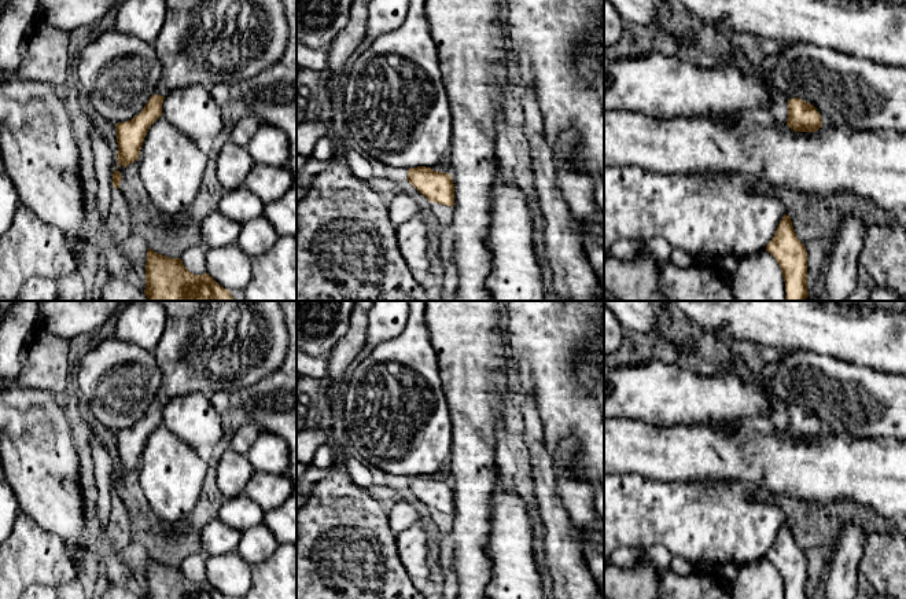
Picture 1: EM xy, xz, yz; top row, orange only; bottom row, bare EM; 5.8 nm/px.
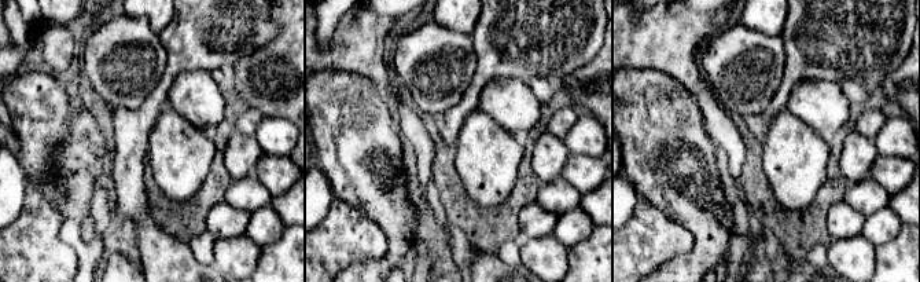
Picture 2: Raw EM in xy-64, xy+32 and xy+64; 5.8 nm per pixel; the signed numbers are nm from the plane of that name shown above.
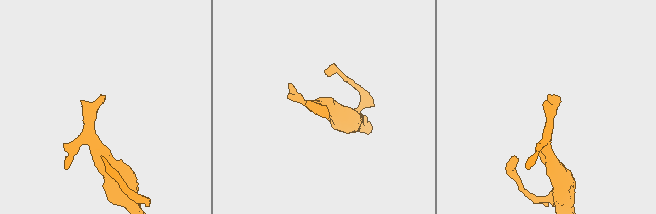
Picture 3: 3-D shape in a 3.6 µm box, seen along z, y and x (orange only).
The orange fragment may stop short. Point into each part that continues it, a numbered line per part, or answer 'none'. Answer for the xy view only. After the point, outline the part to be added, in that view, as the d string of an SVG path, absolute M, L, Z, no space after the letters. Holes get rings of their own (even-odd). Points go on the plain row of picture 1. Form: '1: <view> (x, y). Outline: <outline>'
1: xy (207, 346). Outline: M156 301L166 312L165 332L152 350L162 382L155 400L166 404L172 397L214 392L231 393L272 374L284 361L288 348L286 319L279 301Z

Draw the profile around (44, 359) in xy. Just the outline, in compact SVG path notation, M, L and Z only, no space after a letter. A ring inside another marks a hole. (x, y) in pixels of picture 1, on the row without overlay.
M37 324L19 353L21 371L15 385L45 390L60 400L67 389L70 341Z

